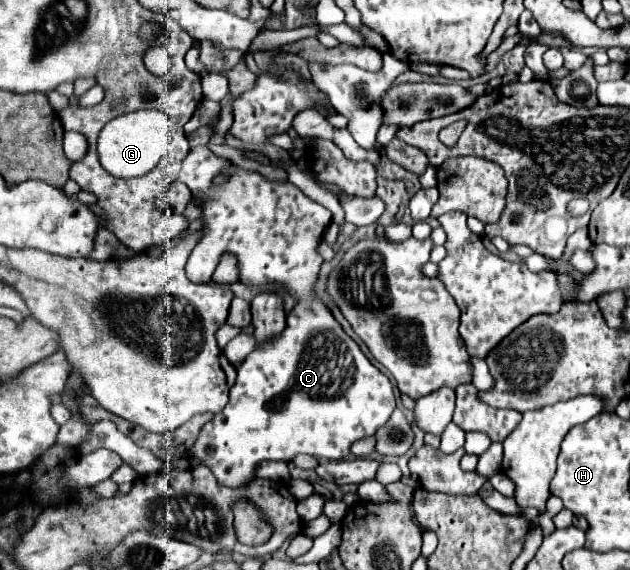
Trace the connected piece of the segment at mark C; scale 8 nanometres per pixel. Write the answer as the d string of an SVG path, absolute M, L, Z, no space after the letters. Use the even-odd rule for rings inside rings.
M207 147L191 149L181 165L179 181L191 189L203 211L203 237L191 251L185 267L187 277L193 283L209 283L221 257L225 253L233 253L237 257L239 283L247 287L279 283L297 299L297 305L287 315L285 331L267 343L261 353L251 353L243 361L237 369L237 381L229 391L229 403L223 413L205 423L199 439L185 457L201 459L213 475L229 487L249 483L253 479L255 465L263 459L291 461L299 453L331 461L347 459L355 441L373 437L375 431L389 421L389 415L395 409L395 395L391 381L363 355L359 345L337 323L329 307L315 297L315 283L323 263L317 247L331 223L329 209L309 199L291 181L269 181L259 171L243 169L225 157L217 157ZM219 175L223 175L223 181L213 183Z

